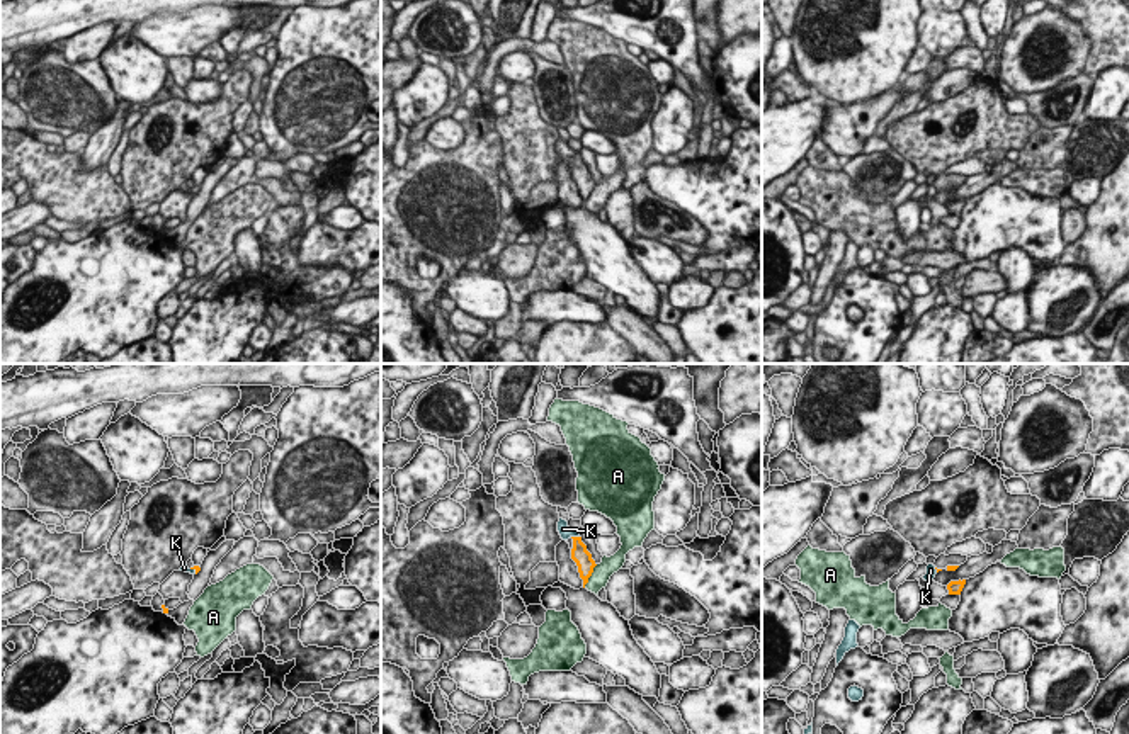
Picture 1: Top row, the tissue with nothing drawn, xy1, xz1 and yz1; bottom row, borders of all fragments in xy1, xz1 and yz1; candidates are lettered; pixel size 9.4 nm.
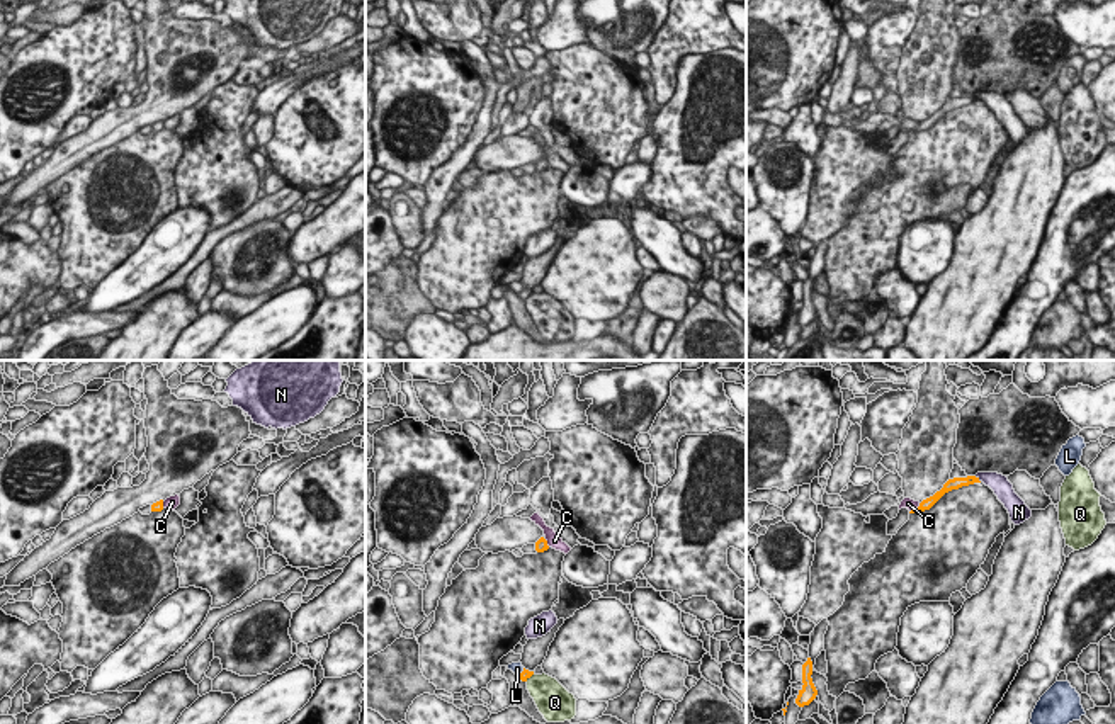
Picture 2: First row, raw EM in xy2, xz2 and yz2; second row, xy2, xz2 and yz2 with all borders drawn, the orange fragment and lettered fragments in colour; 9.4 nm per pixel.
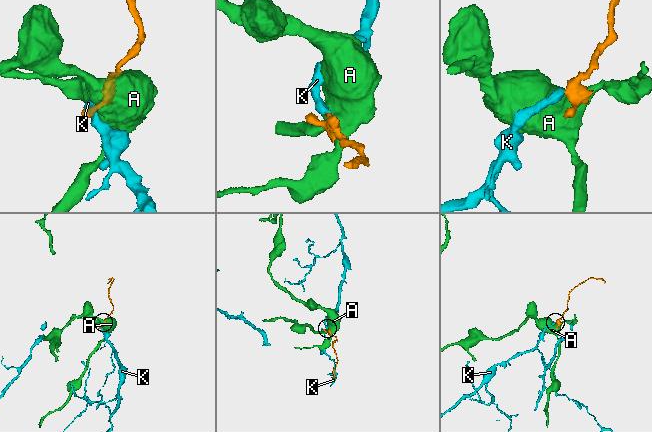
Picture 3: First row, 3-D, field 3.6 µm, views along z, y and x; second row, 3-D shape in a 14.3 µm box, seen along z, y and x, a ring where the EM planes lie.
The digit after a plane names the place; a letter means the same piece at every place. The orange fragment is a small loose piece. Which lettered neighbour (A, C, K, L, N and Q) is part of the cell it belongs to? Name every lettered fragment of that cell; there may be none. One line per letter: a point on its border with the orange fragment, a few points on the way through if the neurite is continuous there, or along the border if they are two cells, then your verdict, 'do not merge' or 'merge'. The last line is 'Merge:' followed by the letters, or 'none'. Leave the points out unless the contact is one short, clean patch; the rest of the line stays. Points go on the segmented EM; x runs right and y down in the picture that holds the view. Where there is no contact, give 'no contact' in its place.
A: contact xz1 (590, 575); border xz1 (597, 564), (584, 587); do not merge
C: contact yz2 (916, 509); do not merge
K: contact xz1 (575, 537); way xz1 (584, 559), (575, 537), (563, 529); merge
L: contact xz2 (522, 672); border xz2 (524, 668), (517, 675); do not merge
N: contact yz2 (978, 480); border yz2 (974, 476), (979, 481); do not merge
Q: contact xz2 (529, 677); border xz2 (534, 673), (526, 680); do not merge
Merge: K

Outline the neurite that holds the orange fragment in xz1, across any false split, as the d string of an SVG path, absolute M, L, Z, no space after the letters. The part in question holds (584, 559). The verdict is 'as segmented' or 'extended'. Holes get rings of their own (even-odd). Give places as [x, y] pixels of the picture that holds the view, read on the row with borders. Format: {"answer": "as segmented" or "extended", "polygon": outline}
{"answer": "extended", "polygon": "M559 518L558 532L563 540L568 540L570 537L573 539L571 559L578 566L578 573L580 578L583 579L583 588L585 588L597 564L592 559L592 554L587 550L587 545L582 542L580 534L570 528L566 520Z"}

